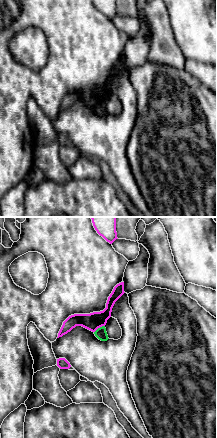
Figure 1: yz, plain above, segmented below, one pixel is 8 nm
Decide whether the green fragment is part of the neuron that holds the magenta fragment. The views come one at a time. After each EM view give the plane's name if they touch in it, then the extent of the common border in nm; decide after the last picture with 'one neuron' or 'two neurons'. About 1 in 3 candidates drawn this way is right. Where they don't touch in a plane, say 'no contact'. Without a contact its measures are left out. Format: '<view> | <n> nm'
yz | 110 nm

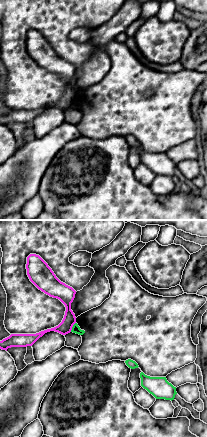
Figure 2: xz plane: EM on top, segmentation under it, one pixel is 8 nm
xz | 90 nm

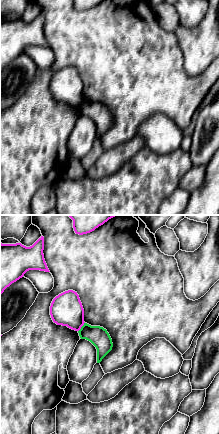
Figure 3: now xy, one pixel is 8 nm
xy | 90 nm

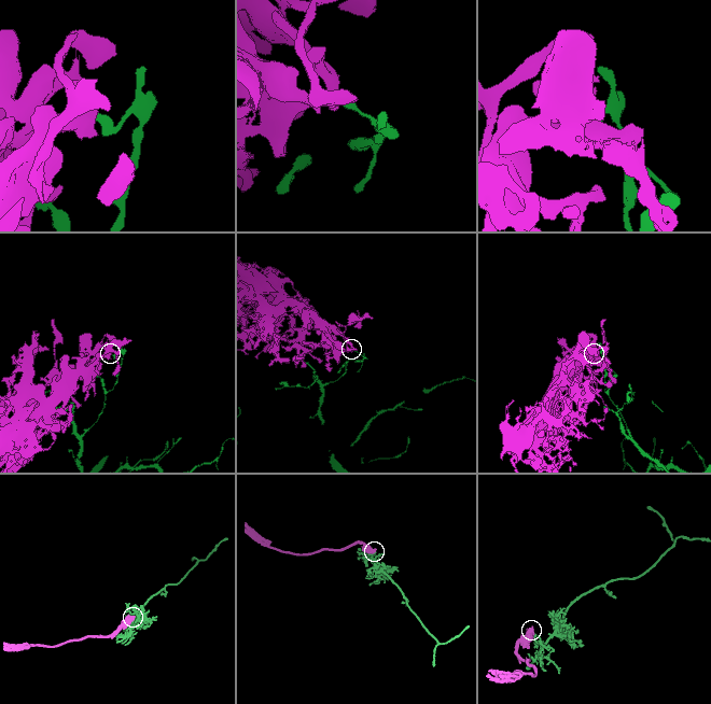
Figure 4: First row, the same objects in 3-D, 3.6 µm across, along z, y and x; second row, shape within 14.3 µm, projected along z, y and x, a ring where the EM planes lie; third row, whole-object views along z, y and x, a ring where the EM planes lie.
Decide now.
two neurons

